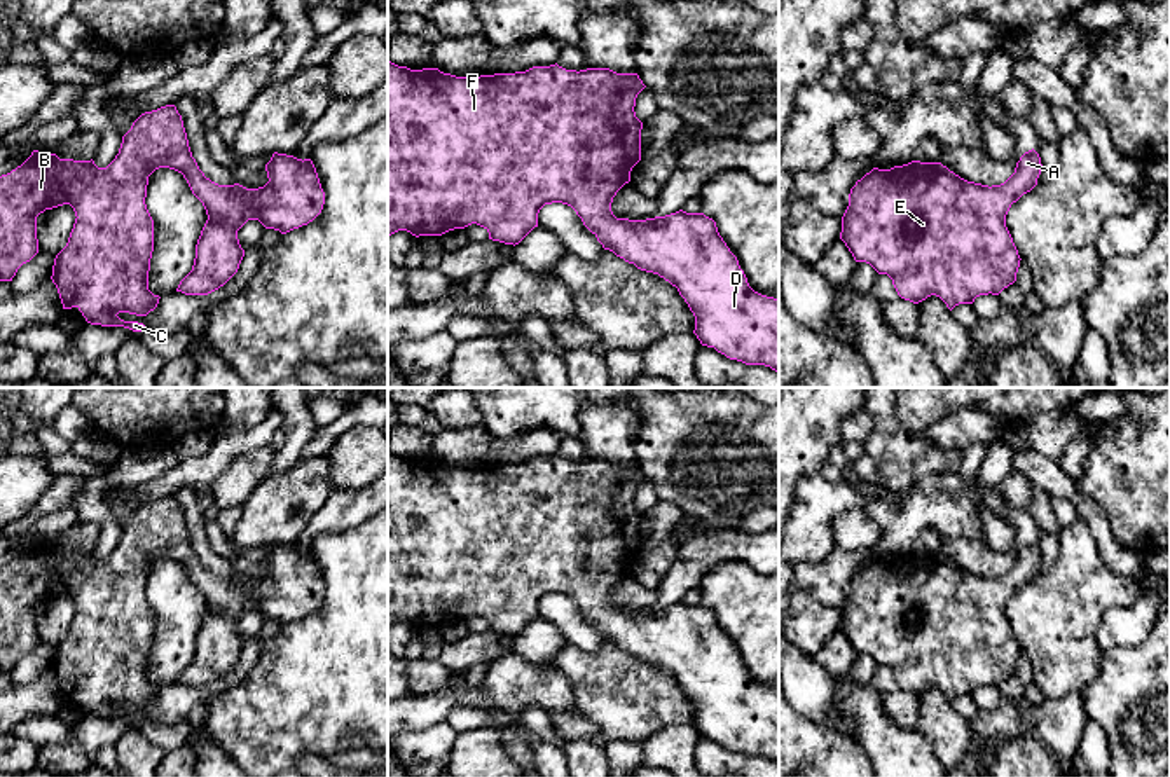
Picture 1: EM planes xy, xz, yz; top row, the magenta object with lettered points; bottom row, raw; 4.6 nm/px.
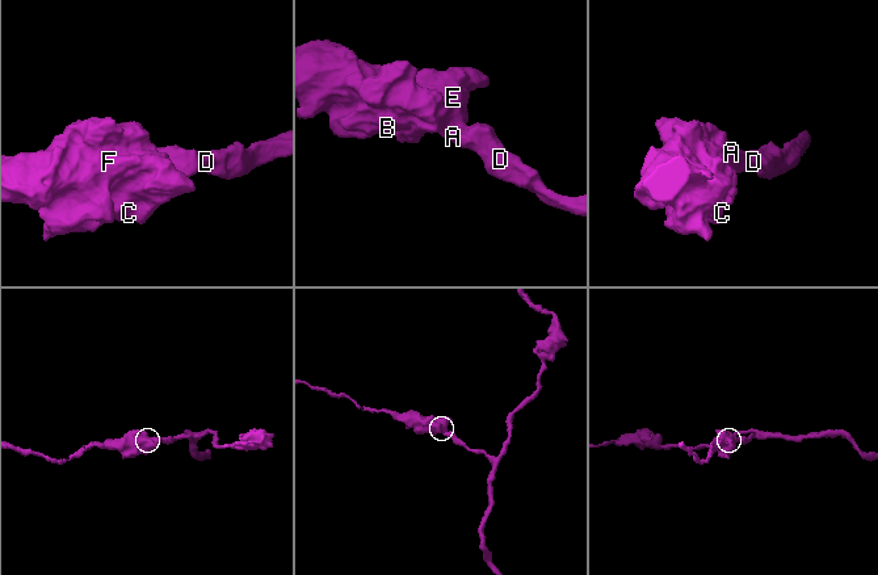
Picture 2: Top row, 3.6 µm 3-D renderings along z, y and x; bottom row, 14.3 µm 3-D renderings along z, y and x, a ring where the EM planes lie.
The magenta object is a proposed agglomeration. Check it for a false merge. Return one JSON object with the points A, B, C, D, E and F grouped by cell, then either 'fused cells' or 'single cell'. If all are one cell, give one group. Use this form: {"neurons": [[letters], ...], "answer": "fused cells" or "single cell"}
{"neurons": [["A", "B", "C", "D", "E", "F"]], "answer": "single cell"}

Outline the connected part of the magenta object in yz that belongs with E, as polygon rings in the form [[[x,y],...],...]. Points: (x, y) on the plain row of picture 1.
[[[1032,540],[1001,576],[967,573],[941,554],[912,552],[891,560],[873,559],[849,585],[840,630],[856,653],[887,665],[898,686],[919,695],[939,688],[952,702],[980,686],[999,686],[1016,672],[1020,646],[1006,618],[1013,594],[1037,576],[1041,548]]]

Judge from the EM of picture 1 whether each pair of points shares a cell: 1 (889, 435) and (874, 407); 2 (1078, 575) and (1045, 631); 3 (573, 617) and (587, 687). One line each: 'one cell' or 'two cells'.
1: one cell
2: one cell
3: two cells

